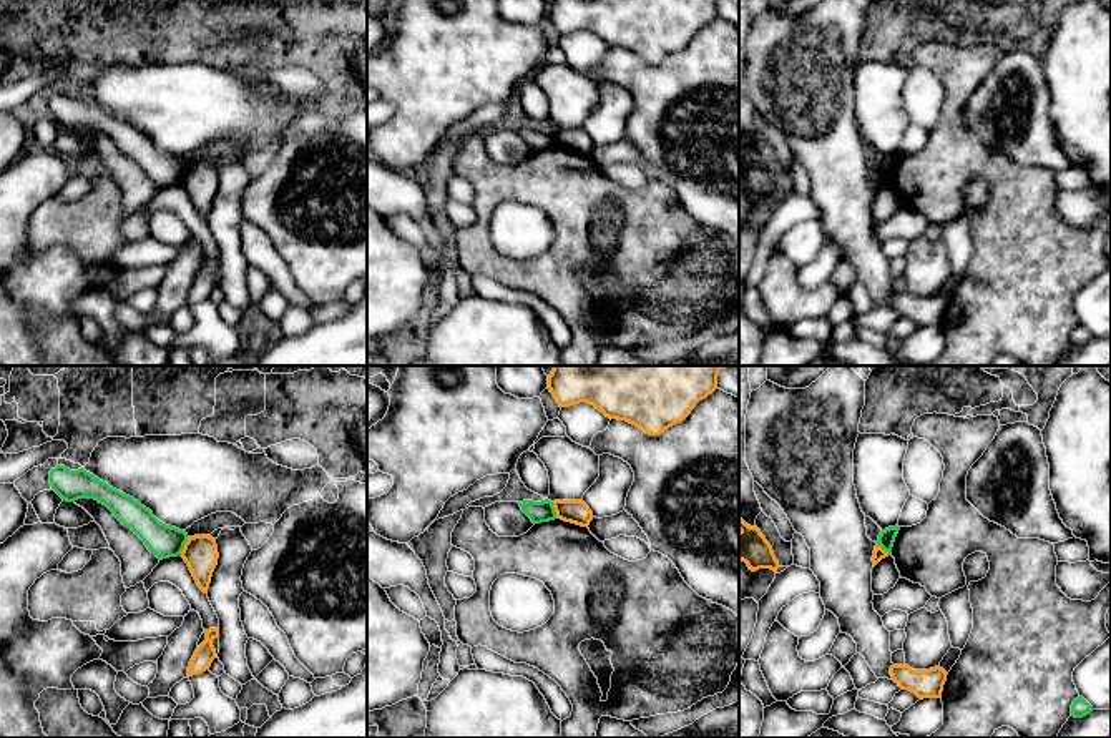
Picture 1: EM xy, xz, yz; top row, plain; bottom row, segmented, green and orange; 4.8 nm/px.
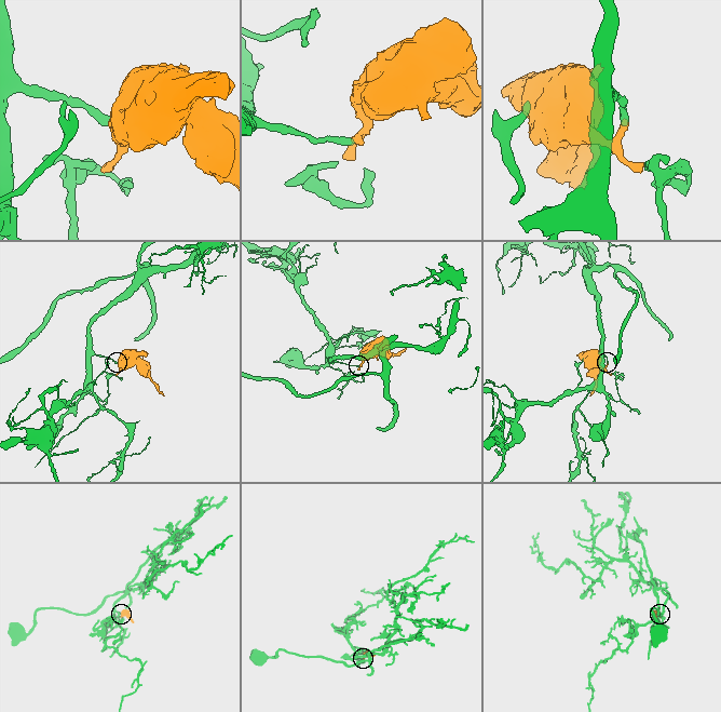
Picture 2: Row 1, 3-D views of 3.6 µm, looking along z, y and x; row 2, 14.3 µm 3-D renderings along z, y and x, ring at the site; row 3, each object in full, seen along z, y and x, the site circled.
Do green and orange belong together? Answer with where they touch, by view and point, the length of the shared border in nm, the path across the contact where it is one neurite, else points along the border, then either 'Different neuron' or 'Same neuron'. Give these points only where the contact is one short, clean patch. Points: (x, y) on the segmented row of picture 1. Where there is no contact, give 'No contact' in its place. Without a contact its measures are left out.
Touches green at xy (183, 546). Shared border 100 nm. Boundary: xy (188, 537), (180, 554). Different neuron

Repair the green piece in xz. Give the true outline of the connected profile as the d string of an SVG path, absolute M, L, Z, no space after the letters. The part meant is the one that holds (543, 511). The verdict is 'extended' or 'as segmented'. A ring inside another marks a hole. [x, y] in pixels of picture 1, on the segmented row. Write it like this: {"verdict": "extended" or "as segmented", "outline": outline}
{"verdict": "as segmented", "outline": "M548 499L541 502L523 500L518 504L521 510L531 519L533 524L550 522L556 519L553 502Z"}

